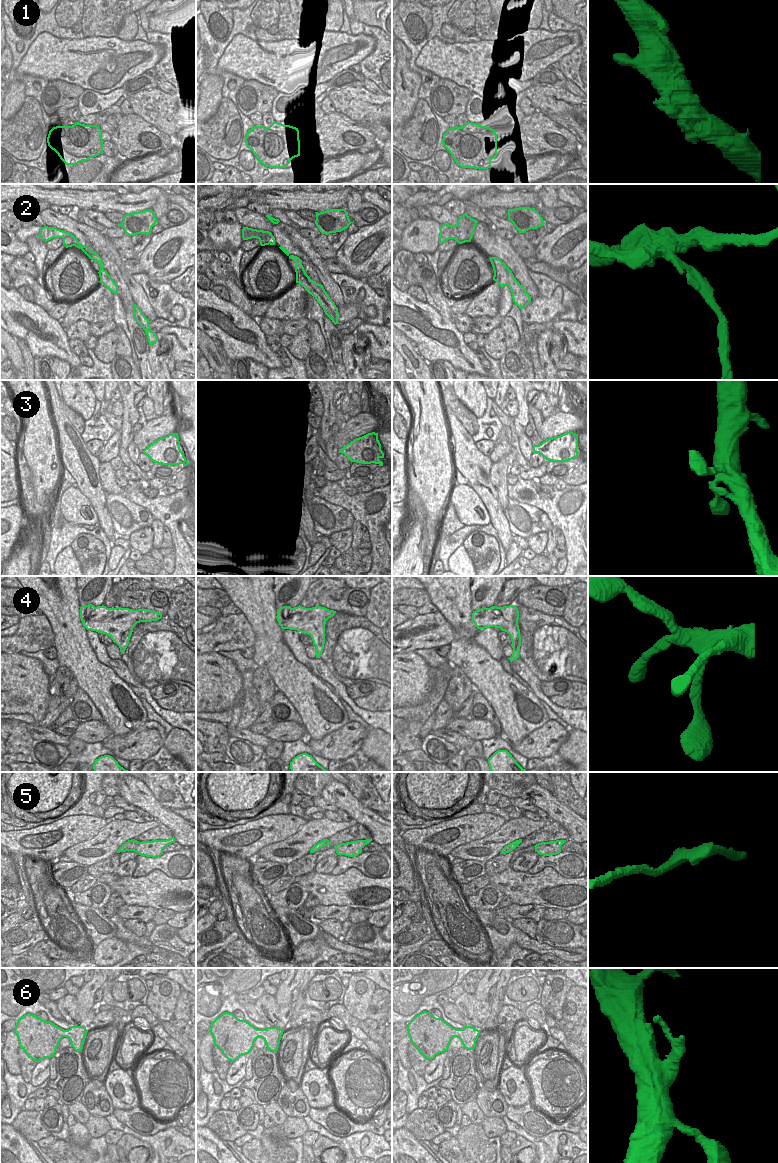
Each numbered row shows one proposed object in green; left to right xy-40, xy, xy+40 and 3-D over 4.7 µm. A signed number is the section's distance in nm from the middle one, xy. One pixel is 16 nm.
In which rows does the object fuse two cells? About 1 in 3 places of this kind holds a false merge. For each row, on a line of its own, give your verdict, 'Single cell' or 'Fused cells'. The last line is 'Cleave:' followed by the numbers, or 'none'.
1: Single cell
2: Fused cells
3: Single cell
4: Single cell
5: Single cell
6: Fused cells
Cleave: 2, 6

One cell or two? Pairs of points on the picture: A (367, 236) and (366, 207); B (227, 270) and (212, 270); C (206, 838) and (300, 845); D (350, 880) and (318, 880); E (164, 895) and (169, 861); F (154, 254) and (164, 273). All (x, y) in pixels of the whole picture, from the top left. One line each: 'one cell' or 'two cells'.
A: two cells
B: one cell
C: two cells
D: one cell
E: two cells
F: one cell

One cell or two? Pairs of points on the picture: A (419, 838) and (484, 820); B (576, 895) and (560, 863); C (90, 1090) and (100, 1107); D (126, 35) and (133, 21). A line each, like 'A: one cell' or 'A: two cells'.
A: one cell
B: two cells
C: one cell
D: one cell

